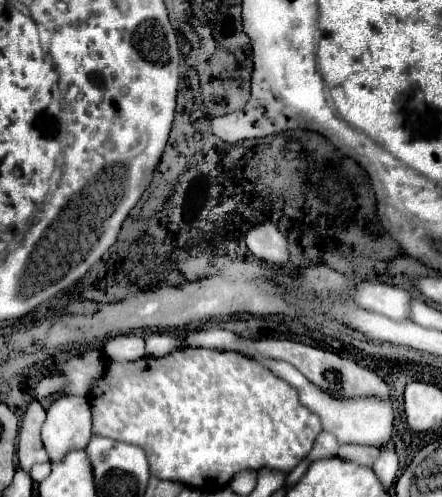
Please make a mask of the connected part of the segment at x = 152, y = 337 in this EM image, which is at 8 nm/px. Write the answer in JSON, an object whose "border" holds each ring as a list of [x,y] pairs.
{"border":[[[154,332],[146,336],[146,354],[160,358],[164,354],[174,352],[174,336],[166,332]]]}

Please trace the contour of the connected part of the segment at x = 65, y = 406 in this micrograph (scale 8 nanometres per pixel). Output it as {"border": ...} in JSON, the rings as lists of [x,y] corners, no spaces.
{"border":[[[60,396],[48,408],[42,424],[42,442],[52,462],[74,448],[86,448],[92,438],[92,412],[88,396]]]}

